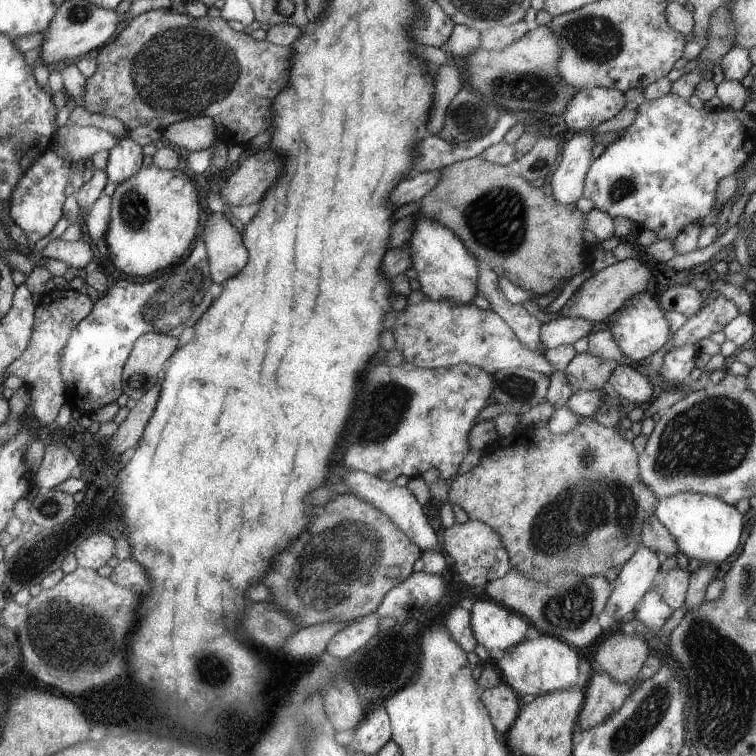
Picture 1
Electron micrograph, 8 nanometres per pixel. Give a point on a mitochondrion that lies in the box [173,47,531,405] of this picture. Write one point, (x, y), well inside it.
(461, 123)

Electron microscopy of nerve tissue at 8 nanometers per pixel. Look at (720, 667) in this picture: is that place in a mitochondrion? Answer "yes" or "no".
yes

